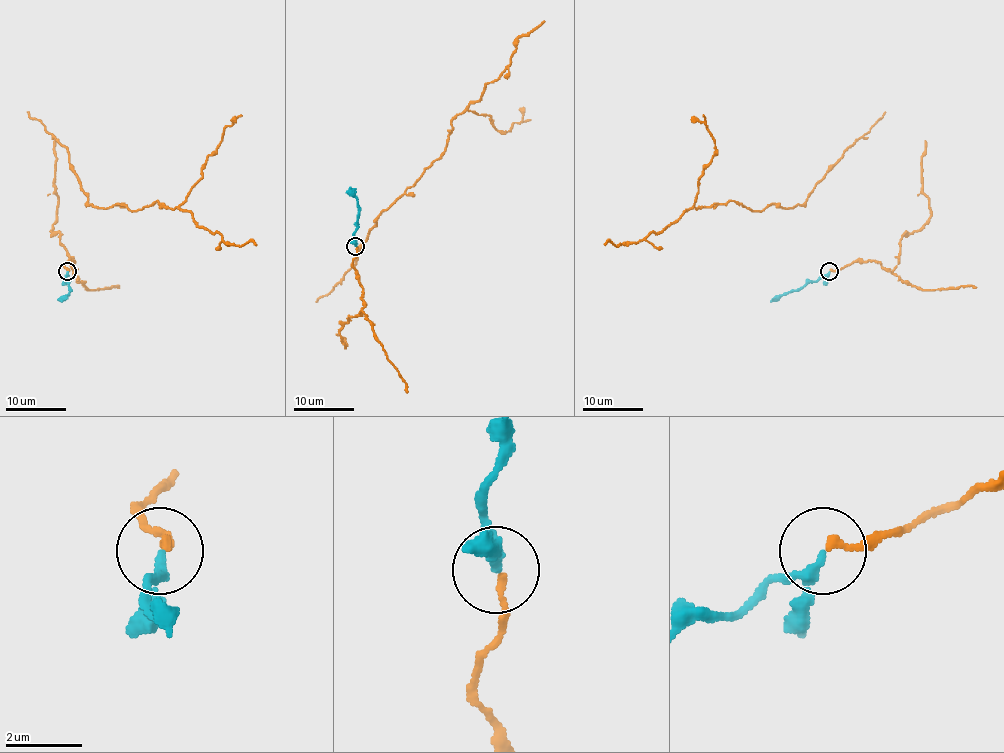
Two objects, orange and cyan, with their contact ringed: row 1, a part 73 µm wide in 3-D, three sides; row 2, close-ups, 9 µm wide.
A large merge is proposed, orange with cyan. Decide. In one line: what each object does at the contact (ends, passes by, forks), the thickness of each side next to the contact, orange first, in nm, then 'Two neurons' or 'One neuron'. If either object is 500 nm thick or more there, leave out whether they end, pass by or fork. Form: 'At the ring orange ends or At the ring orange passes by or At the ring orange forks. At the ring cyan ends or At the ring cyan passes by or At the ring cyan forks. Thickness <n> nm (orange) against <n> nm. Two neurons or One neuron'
At the ring orange ends. At the ring cyan passes by. Thickness 200 nm (orange) against 190 nm. One neuron

